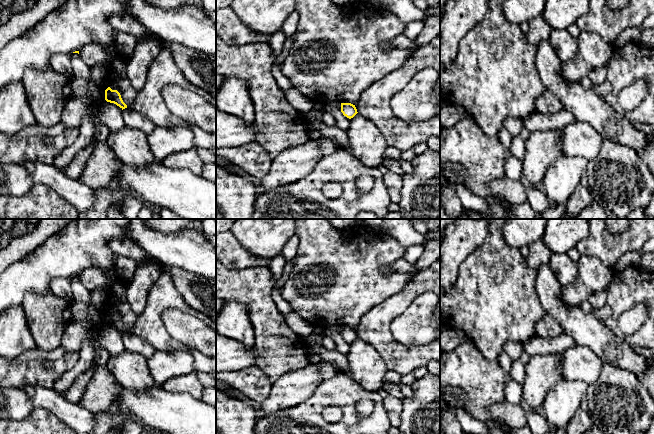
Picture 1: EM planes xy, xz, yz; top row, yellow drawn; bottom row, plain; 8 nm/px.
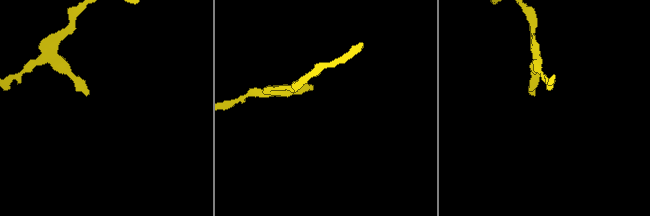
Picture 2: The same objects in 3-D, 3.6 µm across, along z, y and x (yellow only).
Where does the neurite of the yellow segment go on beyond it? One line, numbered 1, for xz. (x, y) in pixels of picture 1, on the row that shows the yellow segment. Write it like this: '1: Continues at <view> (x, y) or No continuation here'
1: No continuation here

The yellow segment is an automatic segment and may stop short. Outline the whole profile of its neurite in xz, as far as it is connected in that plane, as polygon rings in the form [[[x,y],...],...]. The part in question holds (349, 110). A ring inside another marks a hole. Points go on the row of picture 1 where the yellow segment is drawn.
[[[341,103],[341,112],[349,119],[353,118],[358,113],[355,105],[351,103]]]

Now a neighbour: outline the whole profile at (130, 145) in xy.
[[[124,126],[117,132],[110,132],[109,137],[106,141],[111,150],[115,153],[116,157],[123,164],[132,165],[138,168],[143,165],[162,163],[154,158],[154,156],[148,148],[147,135],[139,129]]]

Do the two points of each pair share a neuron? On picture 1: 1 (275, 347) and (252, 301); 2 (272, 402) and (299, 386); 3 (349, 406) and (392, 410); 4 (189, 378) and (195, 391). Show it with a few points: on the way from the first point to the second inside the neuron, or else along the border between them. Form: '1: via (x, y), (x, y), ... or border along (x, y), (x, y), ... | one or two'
1: via (272, 336), (270, 325), (263, 312) | one
2: via (279, 398), (292, 388) | one
3: border along (382, 398), (382, 404), (390, 423) | two
4: via (189, 381), (195, 388) | one

